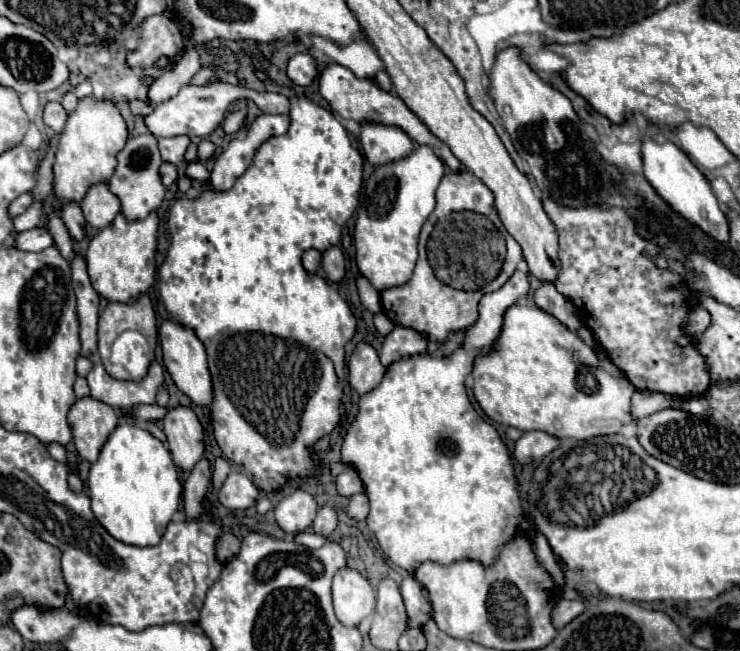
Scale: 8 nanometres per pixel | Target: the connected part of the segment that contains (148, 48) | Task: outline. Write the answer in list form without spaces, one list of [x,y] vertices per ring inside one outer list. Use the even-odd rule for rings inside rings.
[[[154,15],[140,25],[140,45],[128,53],[130,67],[150,65],[158,55],[174,55],[182,47],[182,25],[174,17]]]

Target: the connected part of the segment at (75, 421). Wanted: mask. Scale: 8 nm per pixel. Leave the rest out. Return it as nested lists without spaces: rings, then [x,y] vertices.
[[[84,397],[72,405],[68,413],[68,423],[74,435],[78,455],[94,463],[98,459],[102,445],[116,429],[118,415],[110,405],[96,401],[92,397]]]

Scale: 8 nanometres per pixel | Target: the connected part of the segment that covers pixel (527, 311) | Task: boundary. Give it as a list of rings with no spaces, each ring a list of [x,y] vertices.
[[[518,303],[506,311],[496,347],[474,361],[472,377],[474,397],[484,413],[492,421],[516,427],[520,431],[538,429],[564,441],[620,433],[620,429],[632,421],[630,397],[636,389],[626,375],[610,359],[600,361],[592,347],[588,347],[574,331],[566,329],[552,315],[540,311],[532,303]]]

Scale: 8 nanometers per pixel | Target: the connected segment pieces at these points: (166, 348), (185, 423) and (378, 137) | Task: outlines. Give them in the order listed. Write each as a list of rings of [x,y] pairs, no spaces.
[[[166,319],[160,325],[160,345],[162,345],[164,365],[166,365],[172,381],[176,383],[176,387],[184,395],[188,395],[196,405],[210,405],[212,383],[210,383],[208,367],[206,367],[206,351],[204,351],[204,345],[200,343],[200,339],[196,337],[196,333],[186,325],[178,325],[176,321]]]
[[[174,407],[166,413],[162,423],[172,461],[180,471],[190,473],[204,455],[204,433],[198,417],[188,407]]]
[[[376,123],[362,125],[360,143],[372,167],[398,161],[398,157],[406,157],[406,153],[414,151],[414,143],[402,129],[376,125]]]

